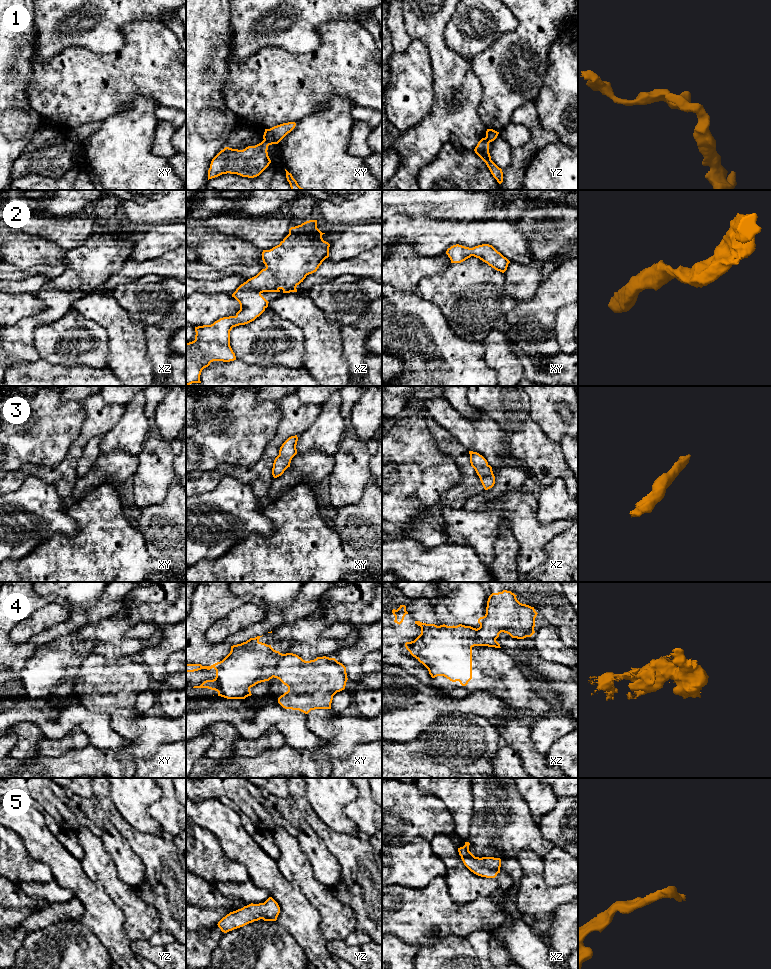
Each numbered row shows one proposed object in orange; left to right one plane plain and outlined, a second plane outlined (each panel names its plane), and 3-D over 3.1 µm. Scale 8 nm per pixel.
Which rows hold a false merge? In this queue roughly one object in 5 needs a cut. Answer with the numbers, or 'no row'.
1, 4

